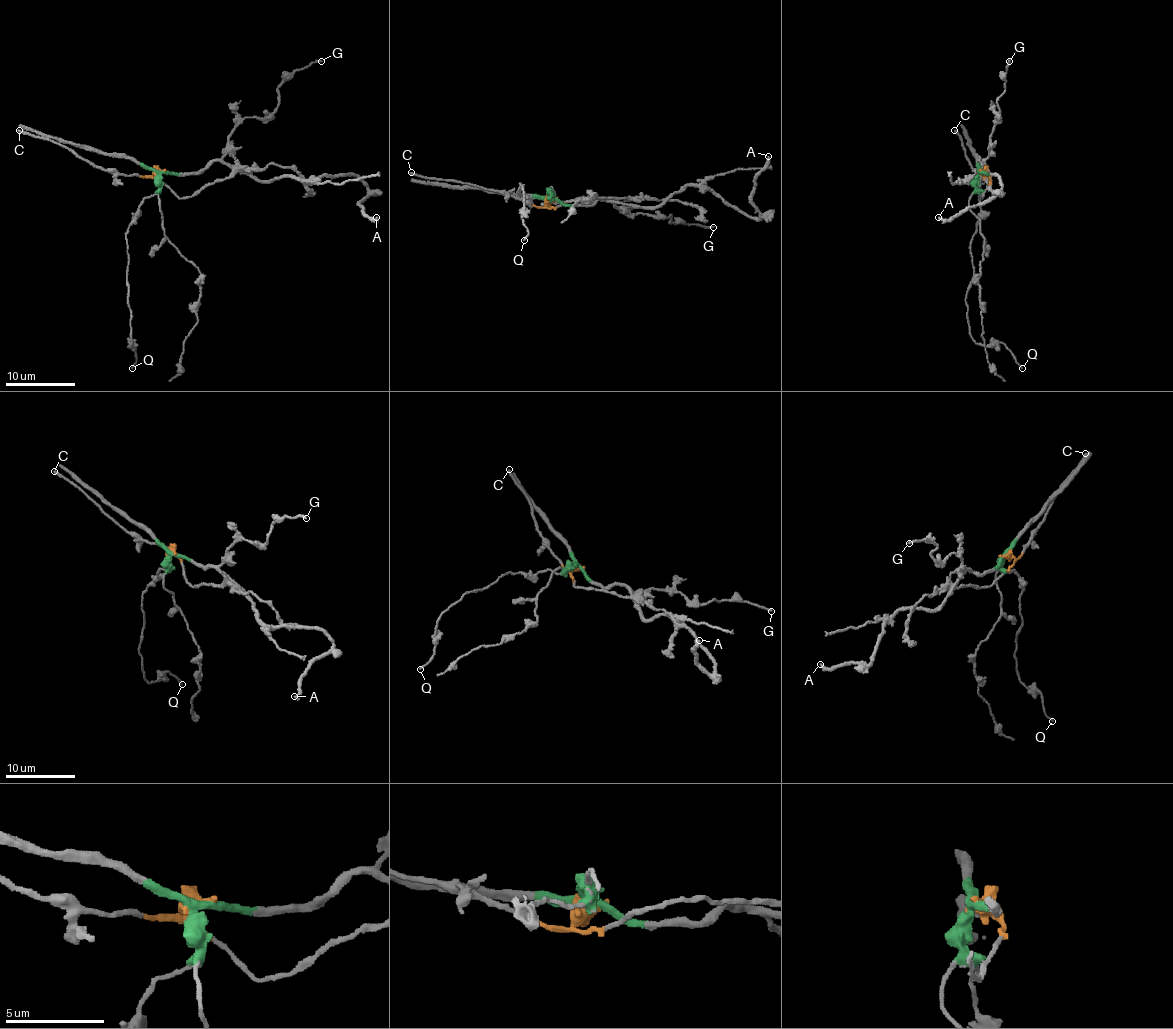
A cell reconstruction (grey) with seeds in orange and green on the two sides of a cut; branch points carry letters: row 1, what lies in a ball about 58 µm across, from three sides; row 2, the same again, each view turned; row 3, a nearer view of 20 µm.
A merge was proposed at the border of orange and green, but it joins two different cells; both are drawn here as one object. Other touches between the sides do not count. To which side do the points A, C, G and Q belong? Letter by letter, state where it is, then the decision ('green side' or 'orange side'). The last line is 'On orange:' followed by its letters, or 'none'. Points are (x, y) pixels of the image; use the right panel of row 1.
A: place (938, 217); green side
C: place (954, 130); orange side
G: place (1009, 61); green side
Q: place (1022, 368); green side
On orange: C

